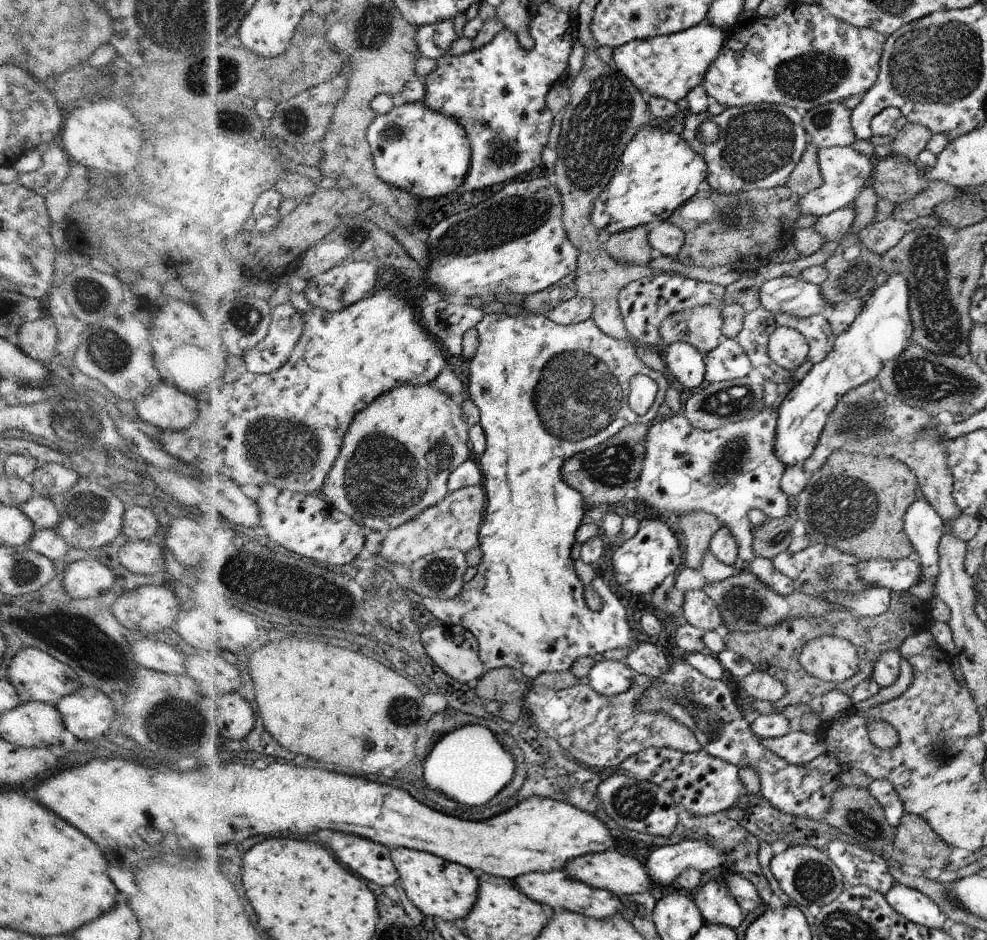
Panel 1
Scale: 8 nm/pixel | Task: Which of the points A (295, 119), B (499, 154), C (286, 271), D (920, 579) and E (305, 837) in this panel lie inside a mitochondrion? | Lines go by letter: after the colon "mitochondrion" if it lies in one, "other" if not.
A: mitochondrion
B: mitochondrion
C: other
D: other
E: other

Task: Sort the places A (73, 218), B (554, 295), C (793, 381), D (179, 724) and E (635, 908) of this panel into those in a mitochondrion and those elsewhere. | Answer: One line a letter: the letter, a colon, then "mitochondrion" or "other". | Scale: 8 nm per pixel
A: other
B: other
C: other
D: mitochondrion
E: other

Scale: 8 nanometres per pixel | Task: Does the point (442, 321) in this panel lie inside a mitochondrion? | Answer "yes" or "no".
no

